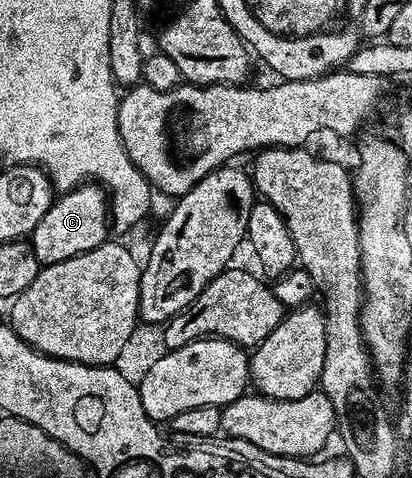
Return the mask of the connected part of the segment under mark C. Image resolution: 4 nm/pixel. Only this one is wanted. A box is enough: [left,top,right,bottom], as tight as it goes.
[28,181,108,264]

